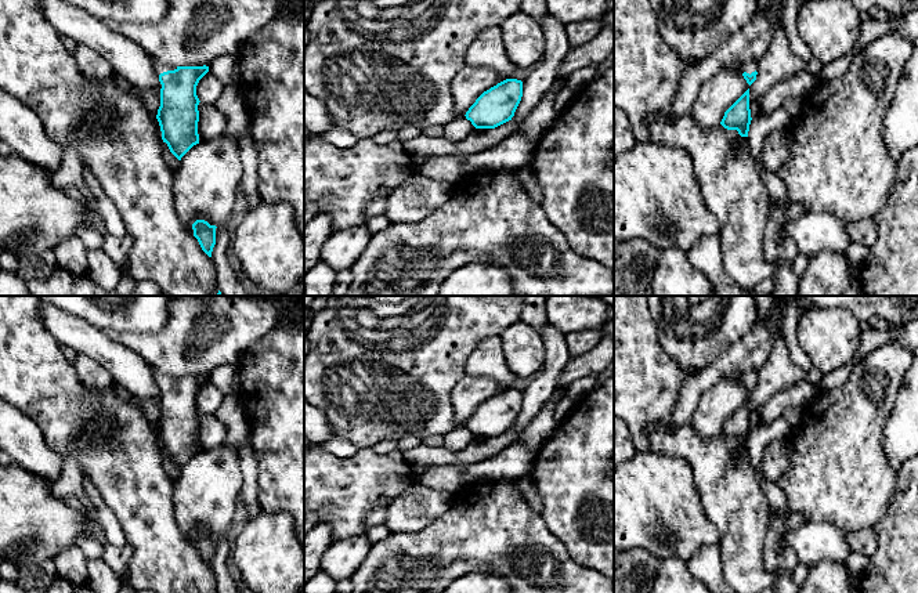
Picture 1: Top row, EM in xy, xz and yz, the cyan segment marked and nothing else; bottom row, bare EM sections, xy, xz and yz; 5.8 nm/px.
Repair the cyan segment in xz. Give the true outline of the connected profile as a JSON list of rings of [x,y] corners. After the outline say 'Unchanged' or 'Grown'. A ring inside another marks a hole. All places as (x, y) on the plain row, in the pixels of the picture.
[[[506,388],[484,401],[466,422],[476,438],[495,438],[514,426],[523,406],[523,391]]]. Unchanged

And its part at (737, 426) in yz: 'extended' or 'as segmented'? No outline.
as segmented

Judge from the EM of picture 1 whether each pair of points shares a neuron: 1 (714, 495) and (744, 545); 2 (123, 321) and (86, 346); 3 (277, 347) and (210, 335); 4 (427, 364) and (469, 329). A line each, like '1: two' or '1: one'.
1: one
2: two
3: two
4: one

